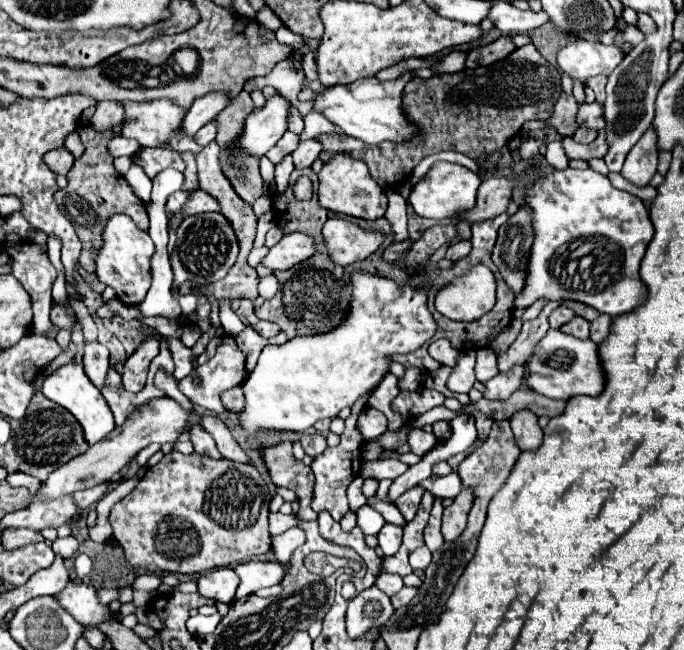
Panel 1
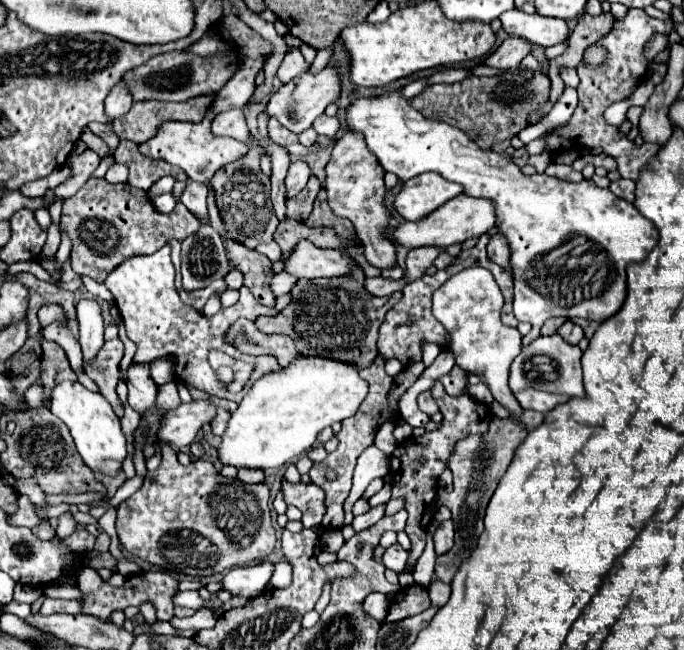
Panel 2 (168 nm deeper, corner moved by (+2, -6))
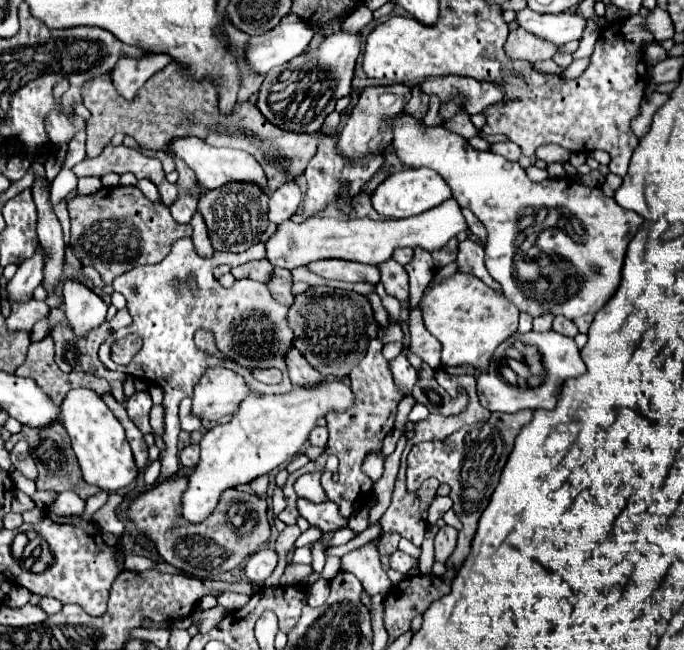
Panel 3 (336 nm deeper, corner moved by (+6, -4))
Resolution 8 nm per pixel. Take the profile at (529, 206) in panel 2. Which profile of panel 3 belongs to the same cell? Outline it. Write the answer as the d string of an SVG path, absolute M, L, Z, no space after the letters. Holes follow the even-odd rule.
M408 112L384 118L382 126L392 130L392 148L404 166L426 166L436 170L450 186L452 196L460 204L460 208L470 208L476 214L476 218L486 226L486 268L494 276L494 280L502 284L504 296L520 312L526 312L532 318L550 312L562 314L572 320L584 314L596 314L598 310L602 310L602 306L606 306L606 300L610 300L616 294L624 254L630 240L644 224L642 216L638 216L632 210L624 210L616 204L614 198L604 196L600 188L588 188L584 184L568 182L564 178L546 178L542 182L532 182L518 162L510 162L494 152L480 152L472 148L468 140L460 134L454 134L444 126L426 126L422 120L414 118ZM530 242L546 254L540 254L536 260L530 260L538 266L538 276L518 276L518 256L526 256L524 244Z

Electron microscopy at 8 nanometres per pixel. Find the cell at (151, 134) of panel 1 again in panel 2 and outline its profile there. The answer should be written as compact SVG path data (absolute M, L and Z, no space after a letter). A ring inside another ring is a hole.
M208 112L204 116L204 120L198 122L198 124L192 124L192 122L164 122L154 138L140 144L140 152L144 156L152 158L152 160L164 160L172 166L182 168L188 174L188 178L194 180L194 182L208 184L210 178L216 174L216 170L220 170L222 166L228 166L230 162L236 162L248 150L246 144L242 144L234 138L214 136L212 130L210 130L212 120L214 120L214 112Z

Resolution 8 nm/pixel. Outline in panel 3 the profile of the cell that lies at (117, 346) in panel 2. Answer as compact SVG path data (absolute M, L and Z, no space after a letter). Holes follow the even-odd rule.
M124 308L124 310L120 310L112 320L106 320L104 324L100 324L100 326L98 326L94 332L90 332L90 336L84 338L84 340L76 340L76 336L72 334L72 328L70 328L70 326L58 326L58 328L54 328L54 332L52 332L50 336L54 338L54 344L56 344L56 364L60 366L62 372L72 372L72 370L80 372L80 370L82 370L82 372L92 372L92 374L96 374L96 376L108 380L108 382L110 382L110 388L112 388L112 396L114 396L118 402L124 402L126 398L124 398L124 394L122 394L122 384L124 384L126 374L108 370L108 368L100 362L100 358L98 358L98 348L100 348L100 344L102 344L106 338L114 336L116 330L122 330L122 328L130 326L130 322L132 322L132 320L130 320L130 314L128 314L126 308Z

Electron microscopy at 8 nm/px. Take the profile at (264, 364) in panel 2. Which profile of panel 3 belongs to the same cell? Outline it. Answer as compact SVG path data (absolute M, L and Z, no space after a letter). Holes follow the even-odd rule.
M180 238L172 244L168 256L158 262L158 264L148 264L148 266L136 266L130 272L120 274L114 278L112 288L116 292L122 292L126 302L128 302L128 312L132 316L132 326L124 330L126 334L136 332L142 338L142 348L140 352L132 358L128 366L120 366L118 370L124 374L130 374L134 378L142 380L152 380L164 390L164 408L166 408L166 450L160 454L162 460L162 470L160 478L172 476L178 470L178 432L180 432L180 422L178 422L178 404L184 396L192 396L192 390L196 382L202 378L202 374L212 368L212 366L226 366L242 374L244 378L250 378L246 368L268 368L274 366L284 374L284 380L276 386L266 386L262 390L266 392L288 392L292 388L288 380L288 372L282 360L282 352L286 352L288 346L292 346L292 332L286 326L286 306L274 302L270 296L266 284L254 280L236 280L232 290L224 290L218 280L212 276L214 268L218 264L228 264L228 266L238 266L250 260L258 260L266 256L266 248L262 242L250 246L248 250L240 254L232 252L218 252L214 250L212 258L202 258L198 256L192 238ZM188 274L196 276L196 282L200 286L200 298L194 298L192 292L186 288L184 282L180 282L182 292L176 294L172 290L172 280L180 278L186 280ZM196 330L210 330L216 340L216 348L230 356L234 362L224 362L214 356L202 354L194 346L194 332Z

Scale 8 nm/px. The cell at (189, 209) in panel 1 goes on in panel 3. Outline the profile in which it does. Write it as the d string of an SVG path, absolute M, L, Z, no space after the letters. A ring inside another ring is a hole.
M136 186L100 188L92 194L78 194L68 202L70 212L70 248L82 266L94 266L102 282L110 286L114 276L140 264L156 264L166 256L170 244L182 236L192 236L190 224L178 224L170 210L142 196Z

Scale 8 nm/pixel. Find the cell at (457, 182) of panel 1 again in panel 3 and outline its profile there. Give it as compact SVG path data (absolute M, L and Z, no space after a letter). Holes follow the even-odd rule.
M420 168L420 170L402 170L392 176L388 176L372 194L372 204L378 210L378 214L388 216L388 218L408 218L416 216L424 210L430 210L438 206L440 202L452 198L450 188L444 184L444 178L430 170L430 168Z

